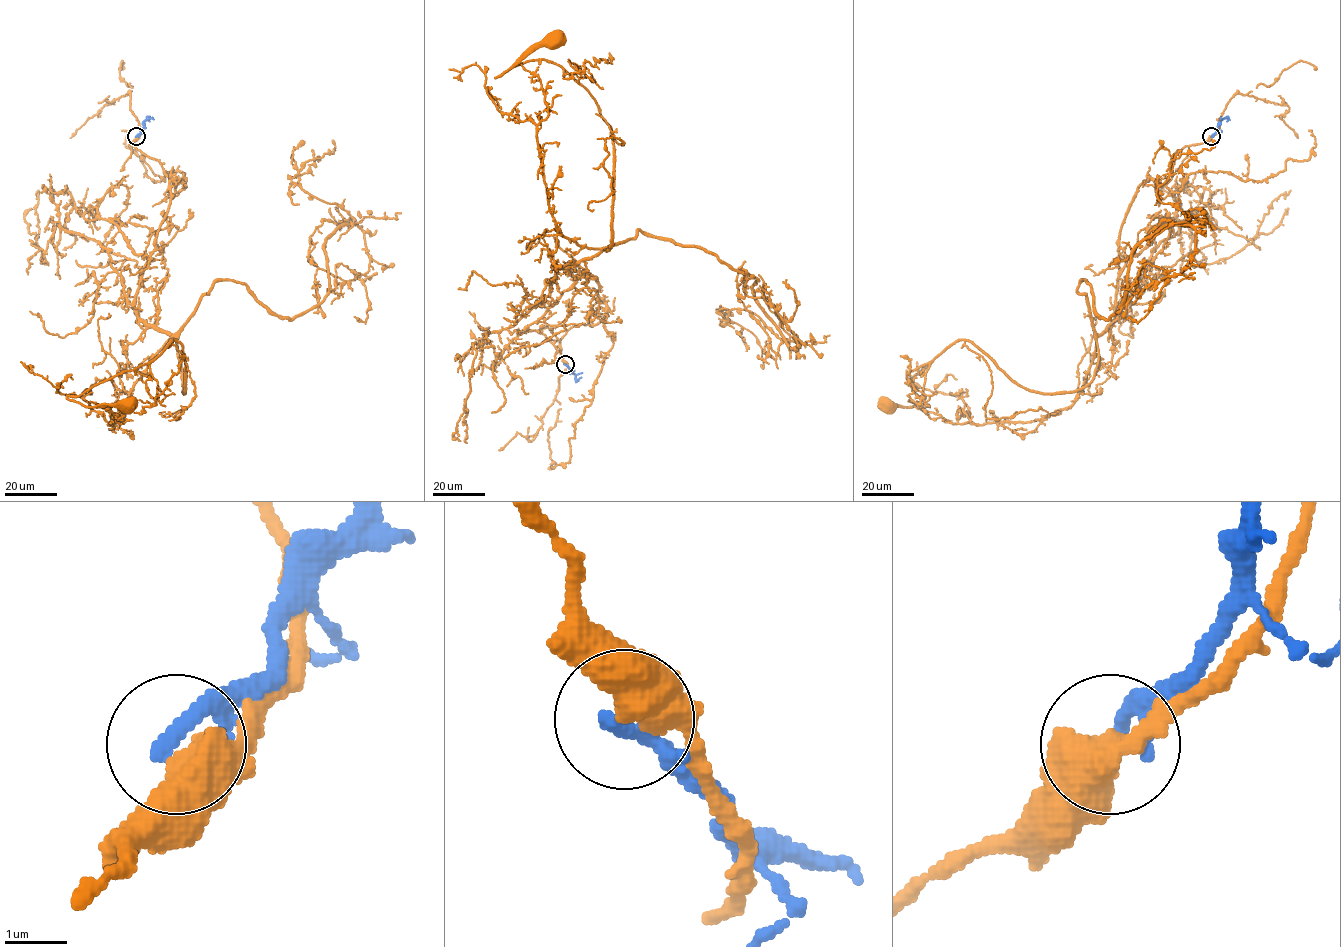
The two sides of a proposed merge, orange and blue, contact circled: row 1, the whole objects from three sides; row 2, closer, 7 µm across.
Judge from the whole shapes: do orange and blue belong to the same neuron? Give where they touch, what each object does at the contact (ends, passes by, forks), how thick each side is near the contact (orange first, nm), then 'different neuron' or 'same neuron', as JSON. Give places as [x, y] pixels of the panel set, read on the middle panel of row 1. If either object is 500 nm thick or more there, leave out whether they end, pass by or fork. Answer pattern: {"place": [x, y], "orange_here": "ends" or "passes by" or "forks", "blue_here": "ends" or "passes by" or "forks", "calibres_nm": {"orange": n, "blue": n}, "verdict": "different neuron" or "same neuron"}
{"place": [565, 364], "calibres_nm": {"orange": 650, "blue": 280}, "verdict": "different neuron"}

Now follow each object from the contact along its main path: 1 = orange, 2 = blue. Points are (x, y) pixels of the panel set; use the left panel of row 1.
1: (137, 136), (177, 179), (135, 312), (174, 339), (184, 393), (172, 340), (66, 396), (127, 405)
2: (136, 136), (147, 118), (153, 118)

